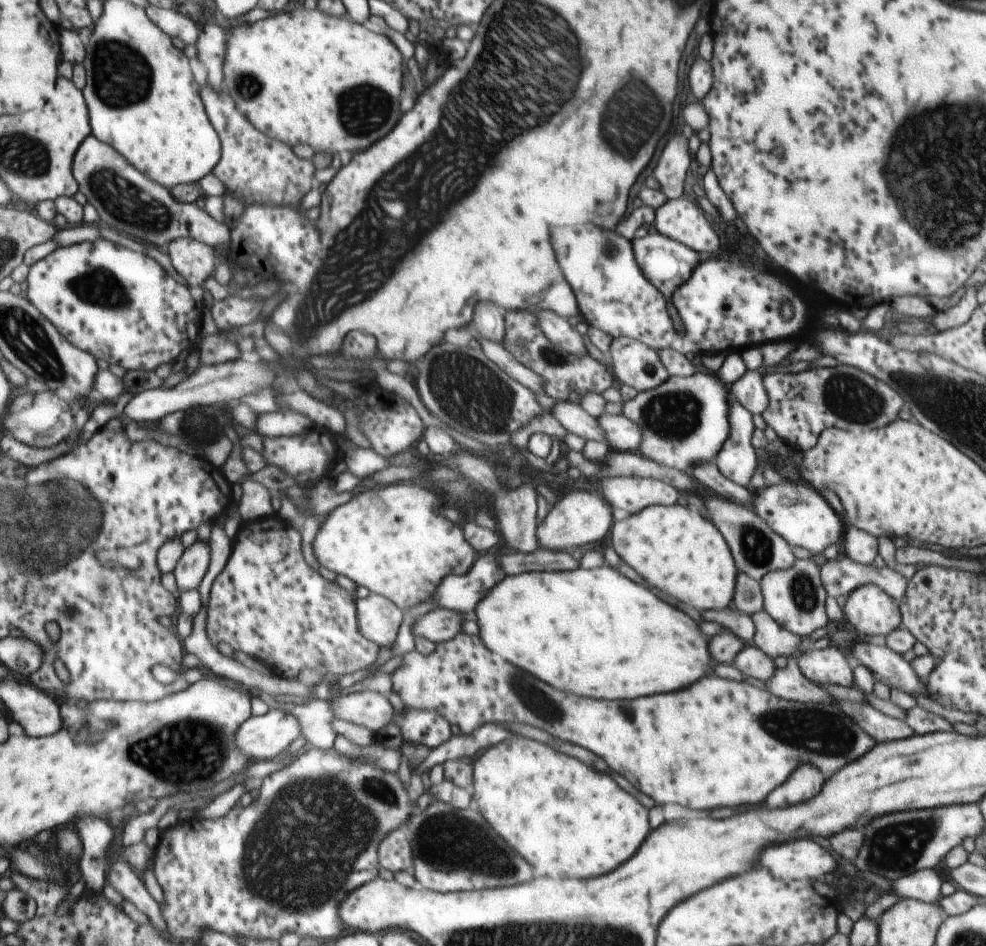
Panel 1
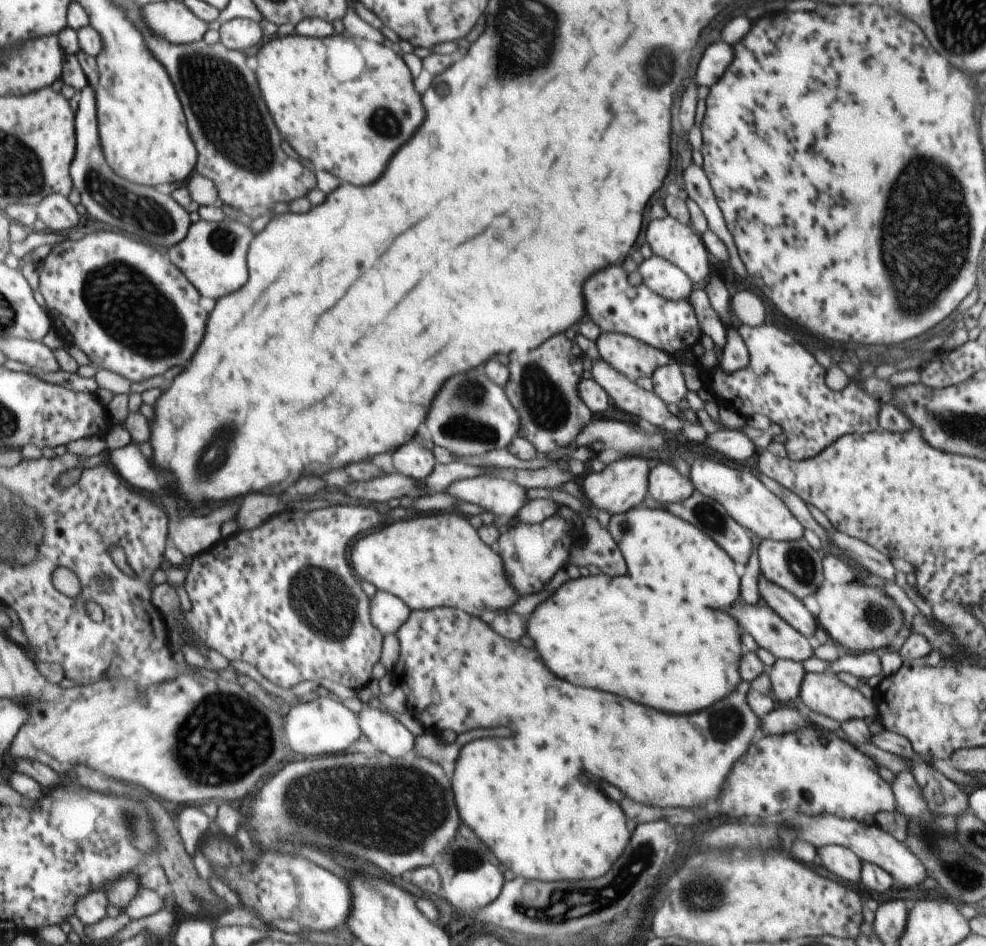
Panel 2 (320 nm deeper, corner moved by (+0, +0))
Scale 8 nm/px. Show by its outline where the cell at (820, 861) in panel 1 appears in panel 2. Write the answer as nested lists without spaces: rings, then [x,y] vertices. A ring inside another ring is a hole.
[[[825,845],[817,850],[817,854],[829,874],[843,882],[859,882],[861,861],[851,850],[839,845]]]

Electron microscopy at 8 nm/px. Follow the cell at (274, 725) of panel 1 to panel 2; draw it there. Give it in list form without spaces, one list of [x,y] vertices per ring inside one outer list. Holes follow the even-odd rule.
[[[325,695],[322,698],[310,702],[299,703],[293,708],[285,710],[287,716],[287,735],[291,748],[297,754],[303,756],[319,756],[319,754],[337,755],[345,753],[353,742],[361,736],[359,726],[355,722],[355,715],[347,710],[343,704],[333,695]]]

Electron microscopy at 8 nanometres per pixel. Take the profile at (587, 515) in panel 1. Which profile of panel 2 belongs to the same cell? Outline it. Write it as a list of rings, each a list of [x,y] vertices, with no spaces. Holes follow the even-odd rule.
[[[625,455],[605,465],[600,472],[592,471],[583,475],[578,483],[589,505],[606,510],[609,515],[627,512],[639,505],[647,492],[647,459],[645,455]]]

